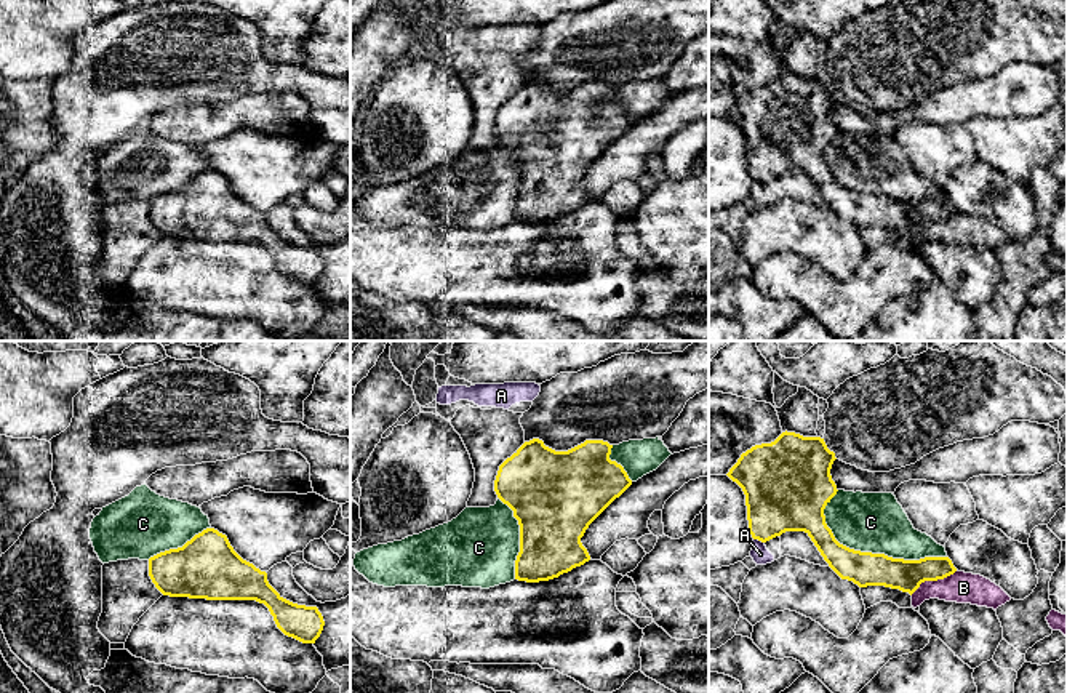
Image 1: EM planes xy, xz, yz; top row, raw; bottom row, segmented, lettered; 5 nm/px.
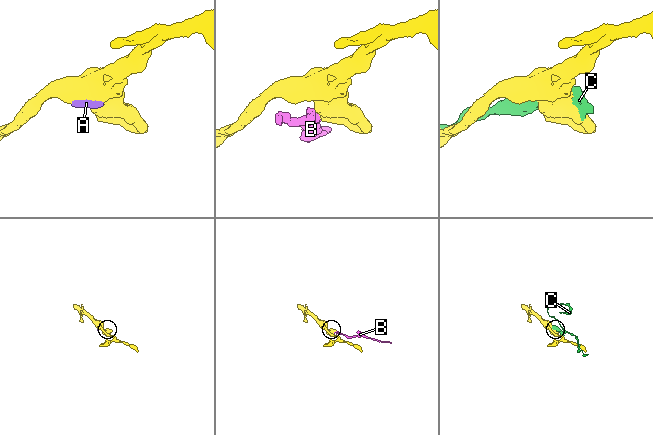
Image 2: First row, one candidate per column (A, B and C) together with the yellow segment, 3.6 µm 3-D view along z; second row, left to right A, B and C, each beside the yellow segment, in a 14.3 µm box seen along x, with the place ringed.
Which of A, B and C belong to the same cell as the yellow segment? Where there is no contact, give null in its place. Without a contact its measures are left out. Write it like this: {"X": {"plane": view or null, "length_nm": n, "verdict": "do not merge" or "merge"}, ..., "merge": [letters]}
{"A": {"plane": "yz", "length_nm": 60, "verdict": "do not merge"}, "B": {"plane": "yz", "length_nm": 260, "verdict": "do not merge"}, "C": {"plane": "yz", "length_nm": 650, "verdict": "do not merge"}, "merge": []}

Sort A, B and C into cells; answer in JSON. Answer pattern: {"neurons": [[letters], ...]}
{"neurons": [["A", "B"], ["C"]]}

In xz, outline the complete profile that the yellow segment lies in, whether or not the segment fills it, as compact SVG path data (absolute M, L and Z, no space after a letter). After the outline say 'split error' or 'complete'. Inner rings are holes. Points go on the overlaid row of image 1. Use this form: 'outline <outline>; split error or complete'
outline M533 439L499 466L494 491L514 511L520 525L515 579L549 581L590 560L581 538L589 525L632 485L624 467L609 459L611 448L613 445L603 440L585 440L568 451L555 451L542 440Z; complete

